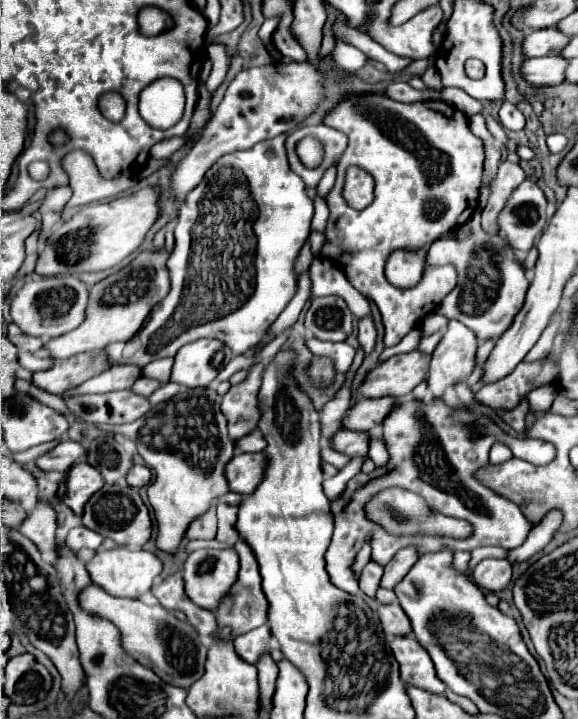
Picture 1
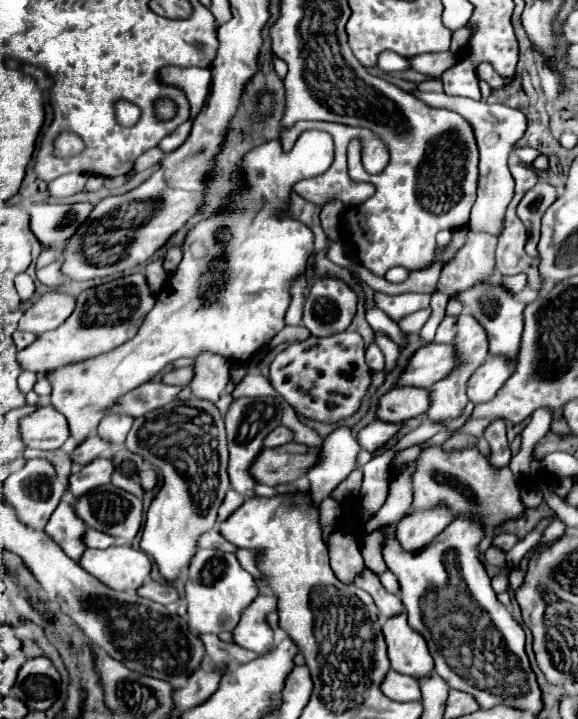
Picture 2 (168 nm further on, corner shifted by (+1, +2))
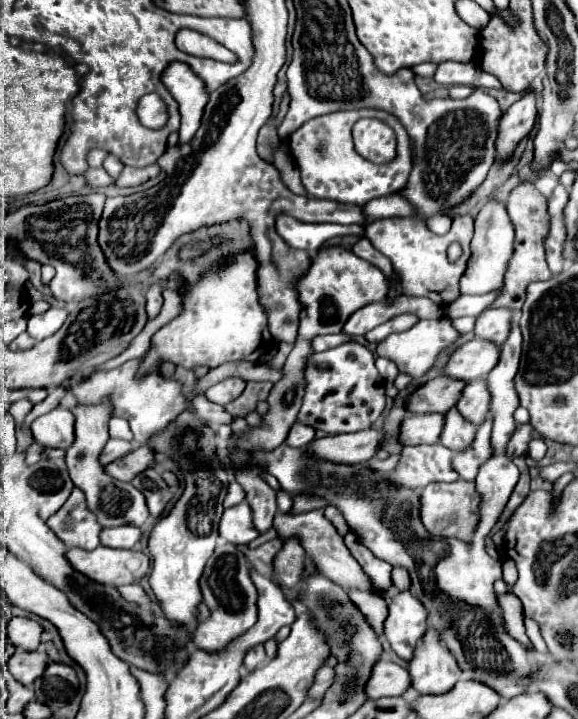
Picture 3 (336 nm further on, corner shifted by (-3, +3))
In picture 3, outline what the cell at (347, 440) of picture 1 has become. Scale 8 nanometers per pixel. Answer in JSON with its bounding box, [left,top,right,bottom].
[400,413,444,445]

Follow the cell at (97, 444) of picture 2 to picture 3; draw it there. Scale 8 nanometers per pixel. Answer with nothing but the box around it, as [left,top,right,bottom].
[100,439,132,465]

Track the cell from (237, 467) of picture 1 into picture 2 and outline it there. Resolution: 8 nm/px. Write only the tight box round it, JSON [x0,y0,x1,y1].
[250,442,318,486]

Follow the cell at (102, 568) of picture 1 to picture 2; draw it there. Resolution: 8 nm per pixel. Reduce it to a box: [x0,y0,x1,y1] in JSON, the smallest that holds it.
[80,546,152,590]

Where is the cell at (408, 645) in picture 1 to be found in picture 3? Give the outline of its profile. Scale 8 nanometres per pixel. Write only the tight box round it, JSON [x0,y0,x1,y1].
[384,591,426,661]

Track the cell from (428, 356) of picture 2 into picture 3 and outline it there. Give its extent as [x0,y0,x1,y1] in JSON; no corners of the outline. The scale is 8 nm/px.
[444,339,500,381]

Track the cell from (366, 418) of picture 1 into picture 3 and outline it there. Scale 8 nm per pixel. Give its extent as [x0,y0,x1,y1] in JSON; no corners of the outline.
[408,375,466,413]

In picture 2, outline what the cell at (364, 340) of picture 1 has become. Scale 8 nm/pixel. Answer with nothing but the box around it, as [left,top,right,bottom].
[366,342,384,370]

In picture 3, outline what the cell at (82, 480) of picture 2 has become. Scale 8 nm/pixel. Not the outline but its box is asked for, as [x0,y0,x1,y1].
[106,447,154,481]

